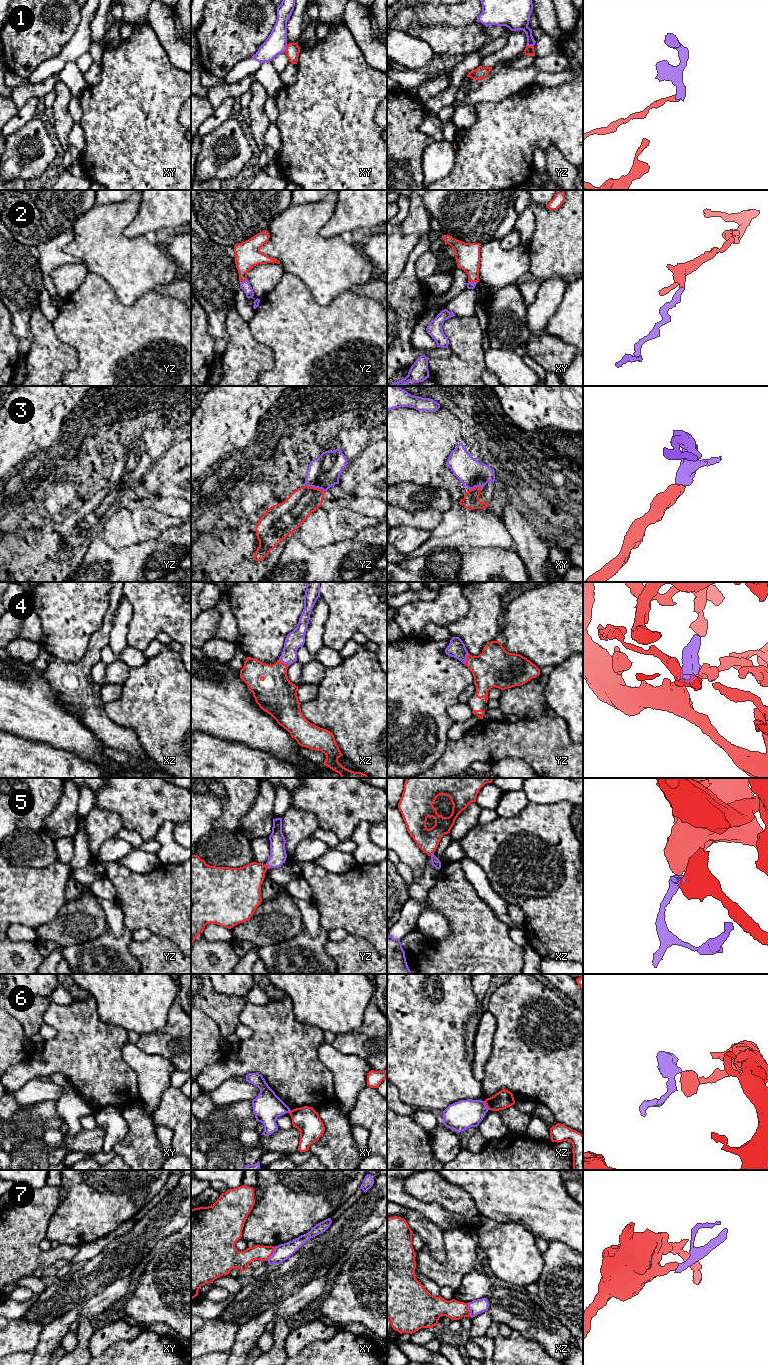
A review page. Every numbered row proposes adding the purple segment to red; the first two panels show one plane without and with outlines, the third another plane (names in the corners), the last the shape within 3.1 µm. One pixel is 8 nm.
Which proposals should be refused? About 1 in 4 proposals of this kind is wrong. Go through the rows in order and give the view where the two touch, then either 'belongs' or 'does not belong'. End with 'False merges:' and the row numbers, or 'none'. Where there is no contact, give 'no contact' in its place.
1: meets red in xy; does not belong
2: meets red in yz; belongs
3: meets red in yz; belongs
4: meets red in xz; belongs
5: meets red in yz; does not belong
6: meets red in xz; does not belong
7: meets red in xy; does not belong
False merges: 1, 5, 6, 7

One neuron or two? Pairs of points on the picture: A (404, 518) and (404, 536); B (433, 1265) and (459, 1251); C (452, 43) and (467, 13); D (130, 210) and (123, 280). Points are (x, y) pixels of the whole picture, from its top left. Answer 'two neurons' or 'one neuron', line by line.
A: two neurons
B: one neuron
C: two neurons
D: one neuron

